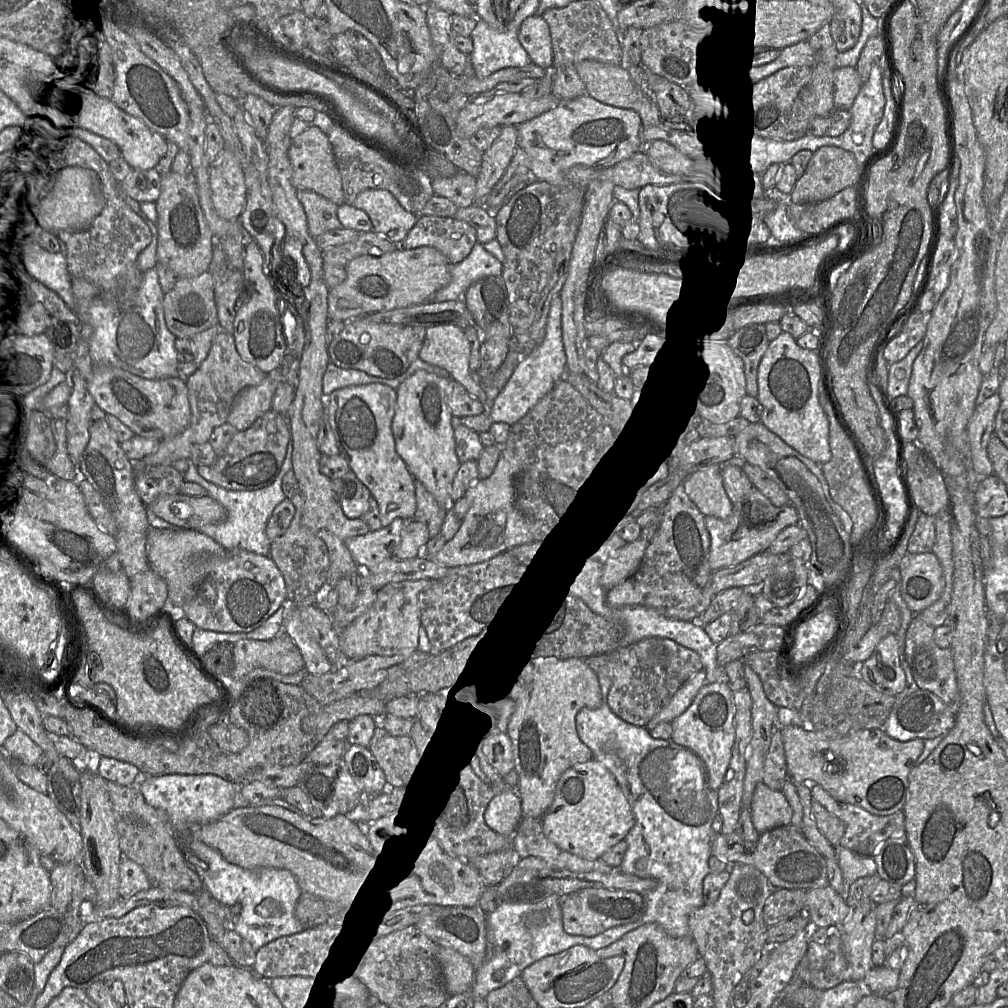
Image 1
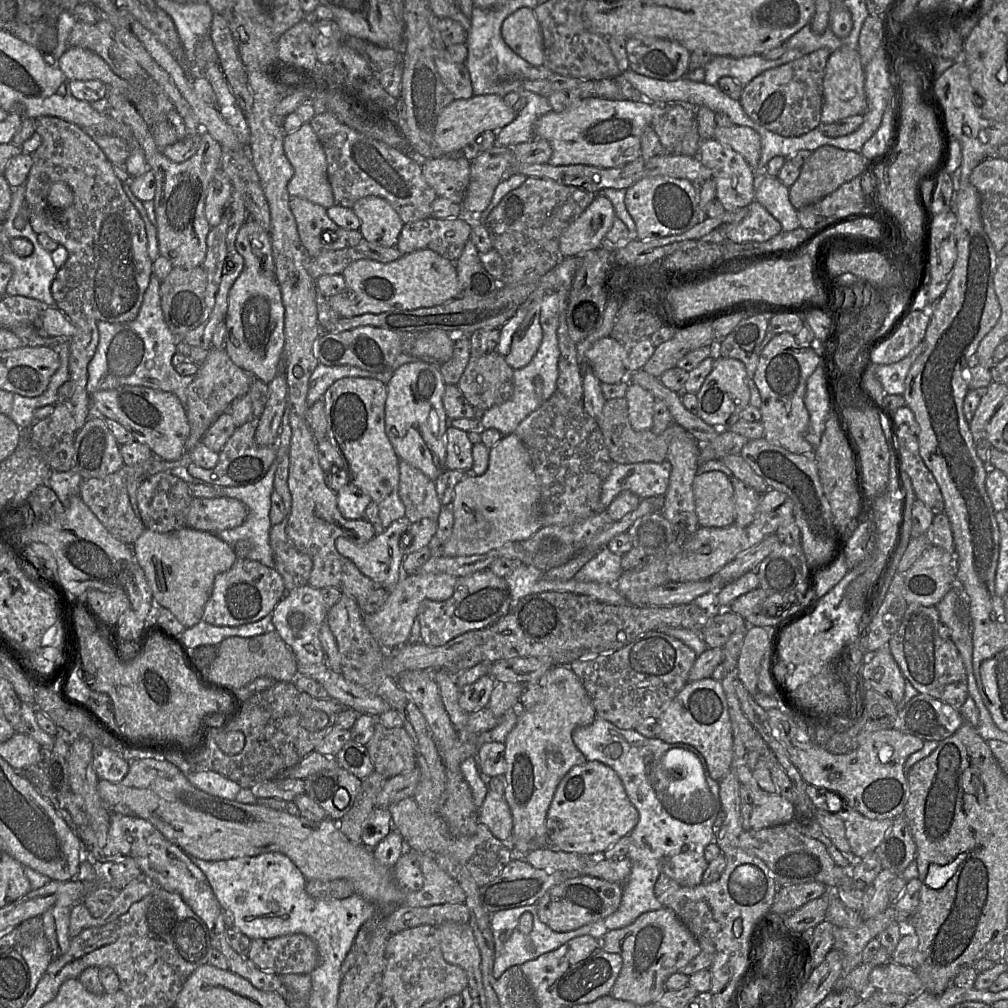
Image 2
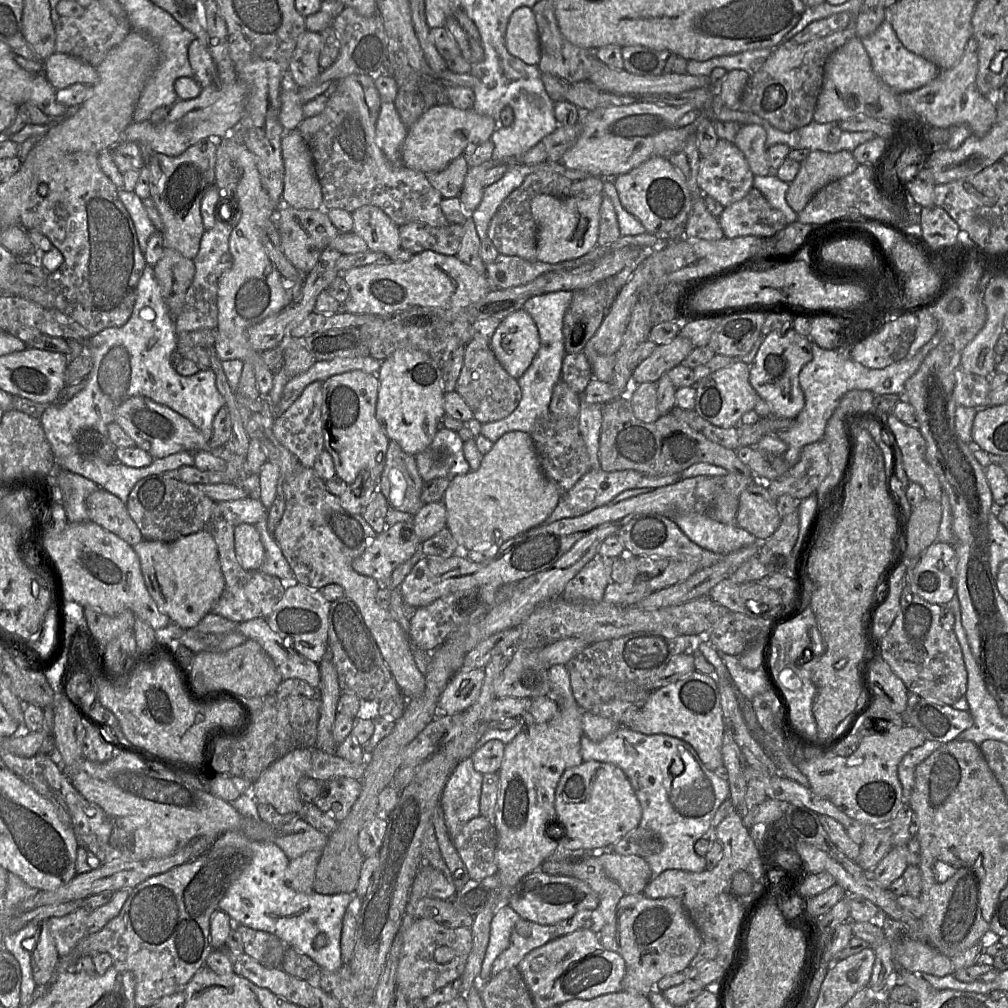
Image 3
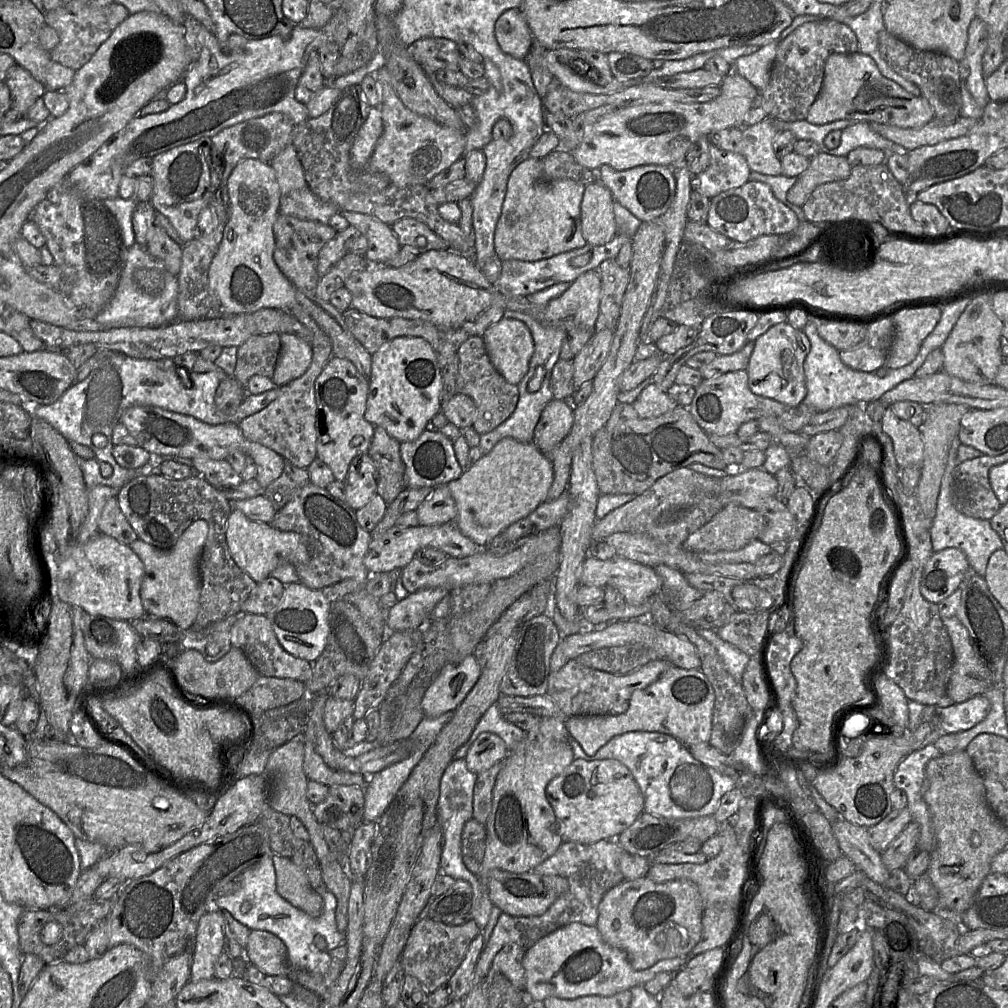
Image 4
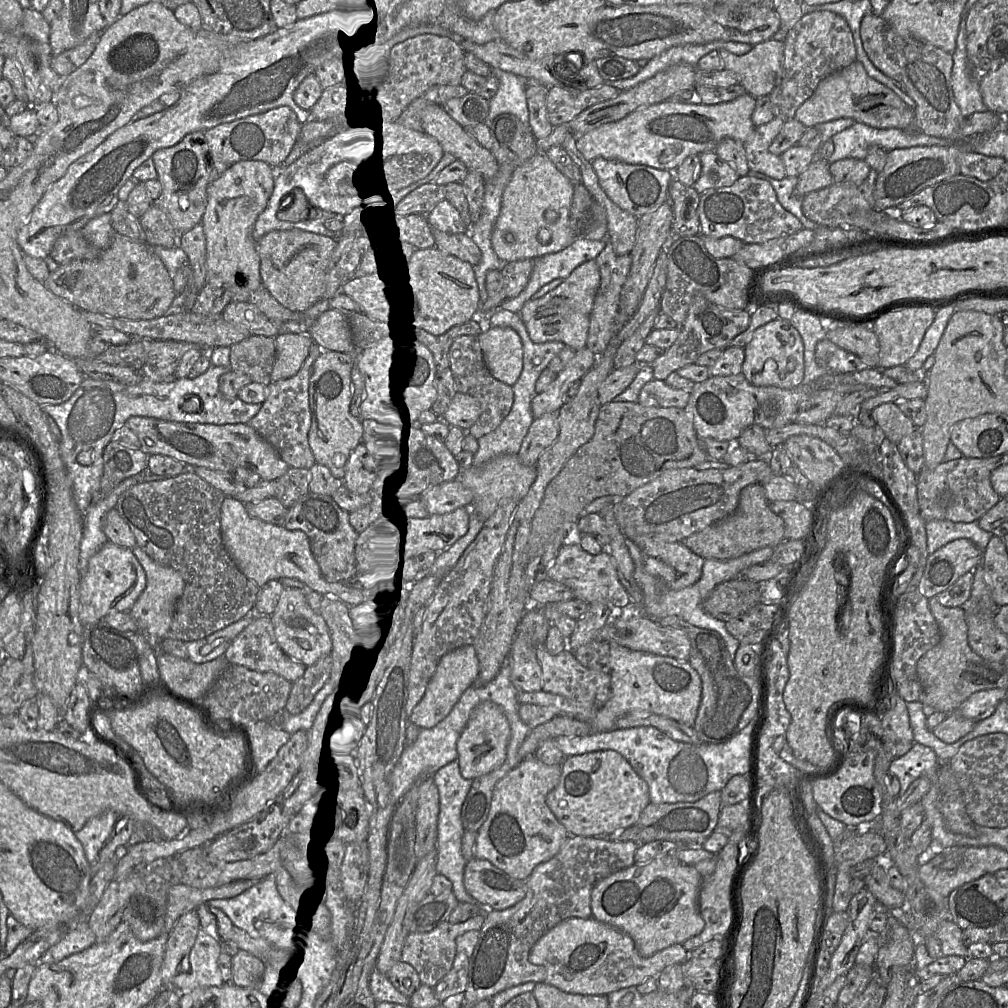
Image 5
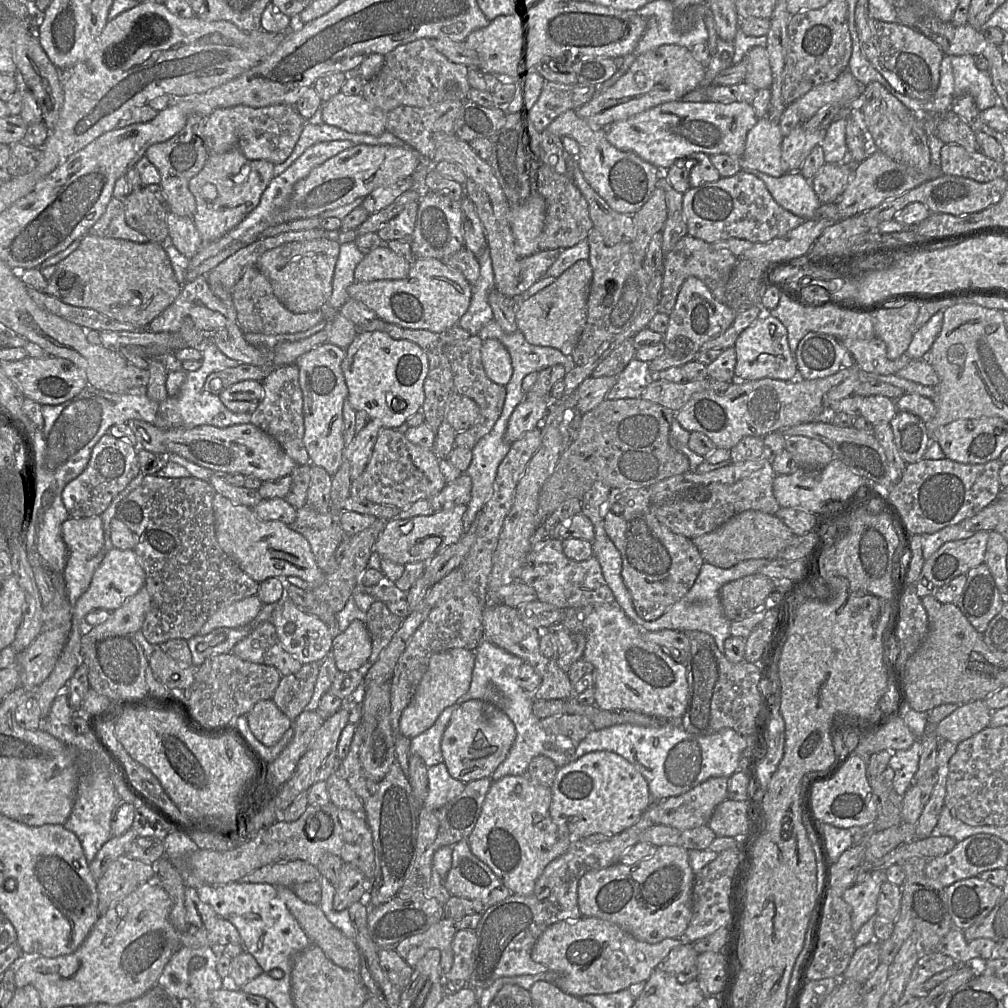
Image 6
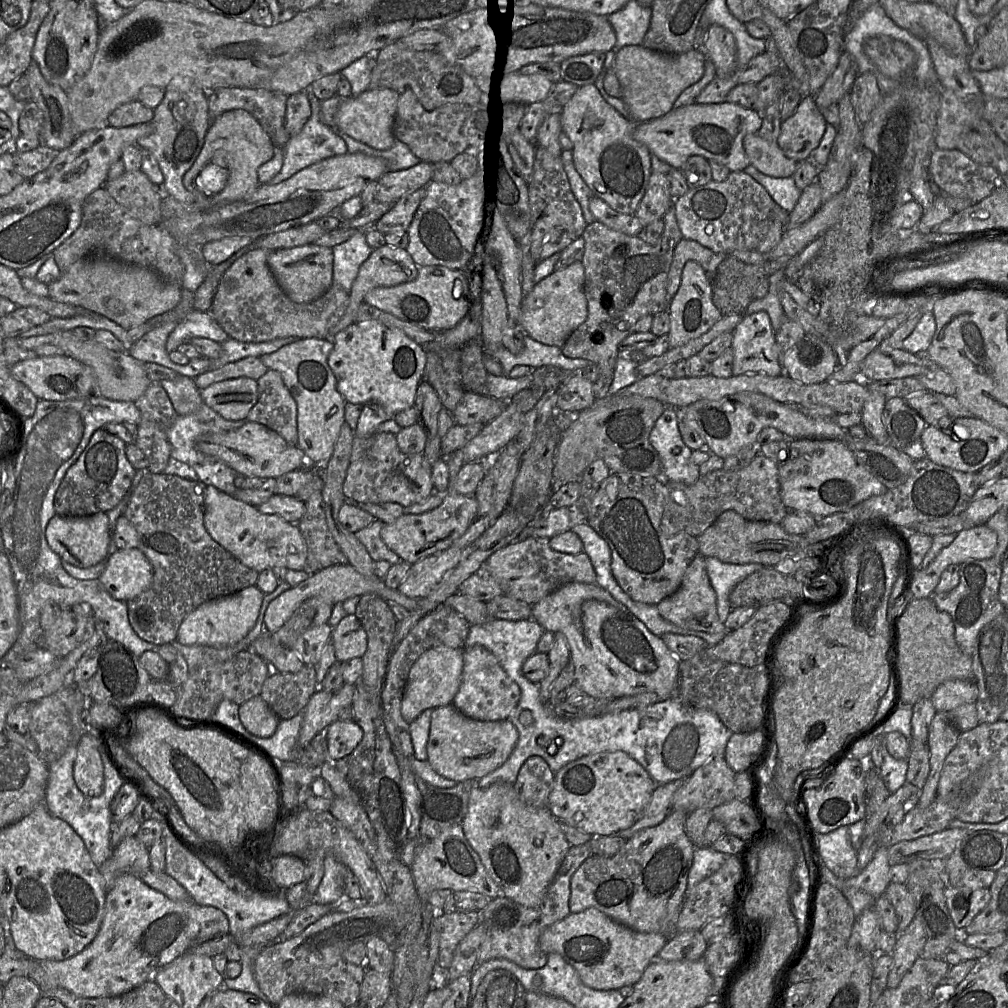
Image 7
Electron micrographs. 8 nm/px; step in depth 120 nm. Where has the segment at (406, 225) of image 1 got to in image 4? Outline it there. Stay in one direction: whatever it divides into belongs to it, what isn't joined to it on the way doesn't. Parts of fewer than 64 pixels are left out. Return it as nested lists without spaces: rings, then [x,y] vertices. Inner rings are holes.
[[[351,211],[339,213],[367,239],[364,258],[369,264],[378,266],[397,256],[401,246],[391,226],[366,214]]]

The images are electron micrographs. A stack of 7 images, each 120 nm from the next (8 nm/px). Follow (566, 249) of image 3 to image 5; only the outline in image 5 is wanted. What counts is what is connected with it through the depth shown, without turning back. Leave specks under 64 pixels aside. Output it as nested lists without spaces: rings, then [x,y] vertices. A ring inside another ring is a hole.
[[[537,153],[516,167],[503,191],[500,213],[491,236],[492,248],[498,259],[503,264],[537,259],[570,246],[577,238],[569,223],[573,192],[574,184],[544,154]]]

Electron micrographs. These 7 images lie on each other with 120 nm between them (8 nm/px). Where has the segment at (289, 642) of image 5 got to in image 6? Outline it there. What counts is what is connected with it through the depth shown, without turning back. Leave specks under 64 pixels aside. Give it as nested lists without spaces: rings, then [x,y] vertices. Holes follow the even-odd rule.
[[[290,598],[277,603],[272,614],[284,649],[302,664],[321,662],[332,649],[335,633],[319,617],[306,613]]]

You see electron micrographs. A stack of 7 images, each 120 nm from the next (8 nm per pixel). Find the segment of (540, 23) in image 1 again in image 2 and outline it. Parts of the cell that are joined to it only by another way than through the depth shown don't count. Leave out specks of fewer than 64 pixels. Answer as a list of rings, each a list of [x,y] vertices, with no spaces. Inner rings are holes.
[[[520,8],[502,25],[502,37],[507,46],[531,66],[544,65],[544,42],[534,10]]]

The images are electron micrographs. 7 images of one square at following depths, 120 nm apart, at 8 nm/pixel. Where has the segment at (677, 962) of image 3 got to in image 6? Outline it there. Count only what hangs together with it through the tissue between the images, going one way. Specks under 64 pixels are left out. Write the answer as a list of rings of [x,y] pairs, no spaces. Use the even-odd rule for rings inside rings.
[[[660,846],[655,853],[635,864],[614,864],[584,874],[578,884],[578,906],[583,917],[611,922],[634,938],[655,944],[666,938],[678,938],[692,918],[694,872],[689,864],[688,850],[679,846]]]

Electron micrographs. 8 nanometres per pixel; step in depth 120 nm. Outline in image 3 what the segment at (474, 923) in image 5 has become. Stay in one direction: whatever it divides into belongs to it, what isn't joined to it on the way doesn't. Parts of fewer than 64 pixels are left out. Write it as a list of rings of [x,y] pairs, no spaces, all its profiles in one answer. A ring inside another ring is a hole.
[[[415,919],[403,934],[396,971],[396,990],[400,991],[407,1001],[418,998],[425,999],[436,990],[461,977],[471,948],[470,928],[446,928],[431,919]],[[442,946],[452,949],[454,957],[445,964],[438,964],[433,955],[436,948]]]

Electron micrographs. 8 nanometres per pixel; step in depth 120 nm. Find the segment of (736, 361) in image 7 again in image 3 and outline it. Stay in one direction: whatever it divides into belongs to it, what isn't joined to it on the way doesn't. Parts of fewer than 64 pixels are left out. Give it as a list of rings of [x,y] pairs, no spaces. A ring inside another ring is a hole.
[[[793,328],[774,330],[765,337],[753,363],[750,365],[749,382],[759,396],[769,405],[771,414],[794,419],[802,411],[805,405],[805,398],[799,384],[799,373],[812,358],[810,338],[798,334]]]

